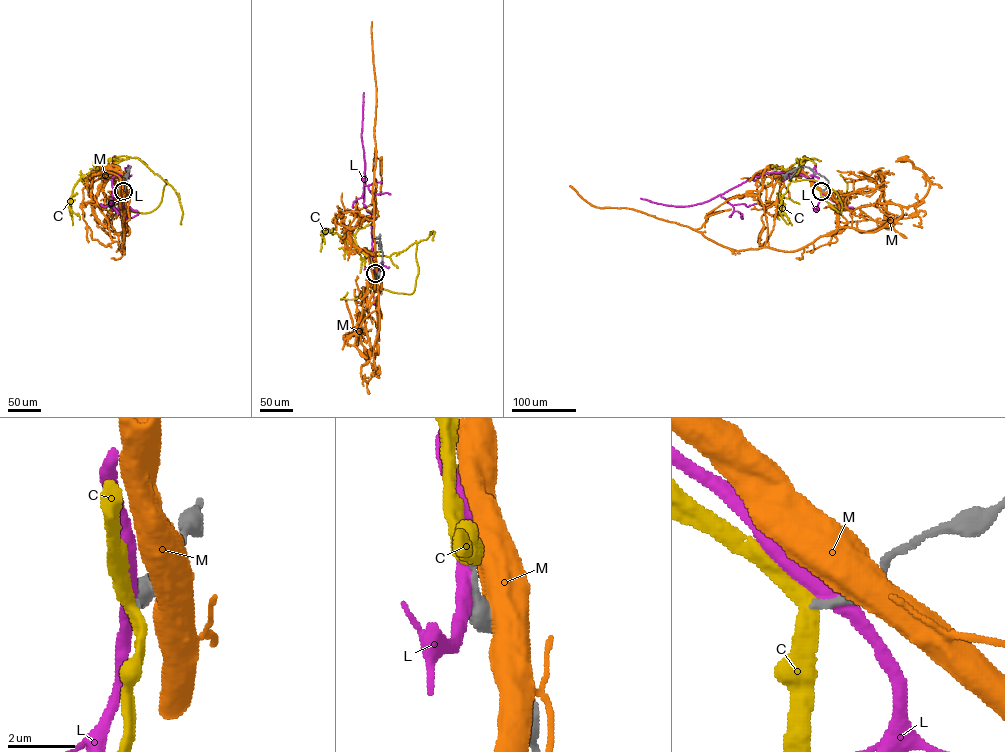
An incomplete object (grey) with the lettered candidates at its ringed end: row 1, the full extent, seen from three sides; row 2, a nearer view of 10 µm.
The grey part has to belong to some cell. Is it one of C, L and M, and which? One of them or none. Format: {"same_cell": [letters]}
{"same_cell": []}

